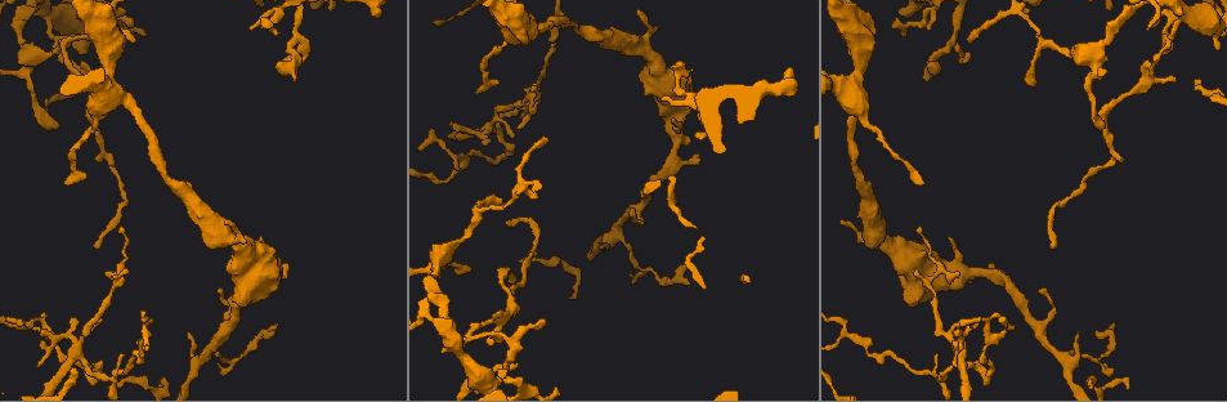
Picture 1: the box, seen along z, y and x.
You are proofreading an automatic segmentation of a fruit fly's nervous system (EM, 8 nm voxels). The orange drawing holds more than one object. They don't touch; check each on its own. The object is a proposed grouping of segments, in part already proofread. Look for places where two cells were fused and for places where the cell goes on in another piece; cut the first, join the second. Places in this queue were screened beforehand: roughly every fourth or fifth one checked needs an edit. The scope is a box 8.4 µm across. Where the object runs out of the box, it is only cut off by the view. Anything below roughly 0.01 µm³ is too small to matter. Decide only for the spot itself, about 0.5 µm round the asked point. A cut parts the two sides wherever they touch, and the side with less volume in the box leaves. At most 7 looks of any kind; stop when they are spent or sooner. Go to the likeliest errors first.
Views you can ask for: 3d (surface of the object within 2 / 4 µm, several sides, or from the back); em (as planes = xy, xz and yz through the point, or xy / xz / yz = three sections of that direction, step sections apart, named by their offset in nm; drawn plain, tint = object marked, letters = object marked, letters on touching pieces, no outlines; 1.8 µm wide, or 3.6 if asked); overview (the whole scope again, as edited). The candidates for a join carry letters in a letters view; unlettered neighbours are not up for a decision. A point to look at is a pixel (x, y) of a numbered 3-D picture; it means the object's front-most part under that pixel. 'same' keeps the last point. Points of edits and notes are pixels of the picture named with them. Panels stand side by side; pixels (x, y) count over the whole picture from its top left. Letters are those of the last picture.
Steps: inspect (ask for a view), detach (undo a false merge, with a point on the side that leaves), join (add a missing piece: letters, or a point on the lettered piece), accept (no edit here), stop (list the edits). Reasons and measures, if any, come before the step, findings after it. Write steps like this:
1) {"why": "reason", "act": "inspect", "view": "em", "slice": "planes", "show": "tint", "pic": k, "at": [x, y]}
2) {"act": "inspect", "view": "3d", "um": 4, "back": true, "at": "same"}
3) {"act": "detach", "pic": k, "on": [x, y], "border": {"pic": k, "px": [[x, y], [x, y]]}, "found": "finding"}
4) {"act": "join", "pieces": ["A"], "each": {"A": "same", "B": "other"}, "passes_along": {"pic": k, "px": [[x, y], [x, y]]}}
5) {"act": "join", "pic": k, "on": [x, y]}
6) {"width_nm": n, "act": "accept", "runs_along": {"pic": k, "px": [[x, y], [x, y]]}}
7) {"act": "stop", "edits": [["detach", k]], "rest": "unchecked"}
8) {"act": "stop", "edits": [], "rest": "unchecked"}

{"why": "thin end", "act": "inspect", "view": "3d", "um": 4, "pic": 1, "at": [927, 80]}

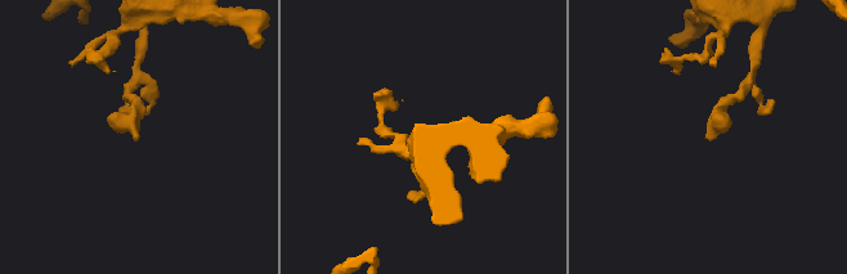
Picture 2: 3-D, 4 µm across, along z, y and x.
{"act": "inspect", "view": "em", "slice": "yz", "step": 16, "show": "tint", "pic": 2, "at": [711, 141]}

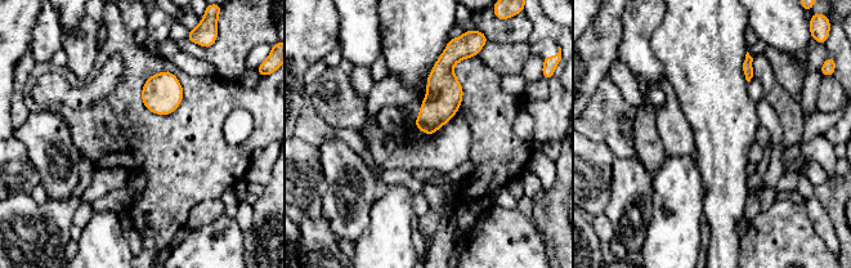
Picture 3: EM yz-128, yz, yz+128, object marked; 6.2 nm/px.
{"why": "another direction", "act": "inspect", "view": "em", "slice": "planes", "show": "letters", "at": "same"}

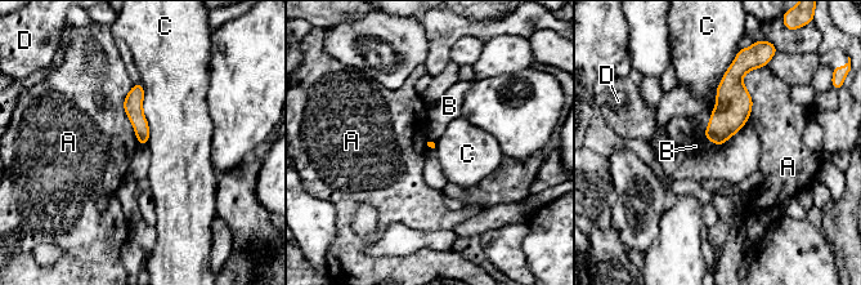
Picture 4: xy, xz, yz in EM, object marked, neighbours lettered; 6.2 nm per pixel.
{"longest_contact_nm": ["C", 500], "act": "accept", "each": {"A": "other", "B": "other", "C": "other", "D": "other"}, "found": "no lettered piece goes on from it"}

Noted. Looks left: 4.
{"why": "small branch off a trunk", "act": "inspect", "view": "3d", "um": 4, "pic": 1, "at": [1183, 16]}

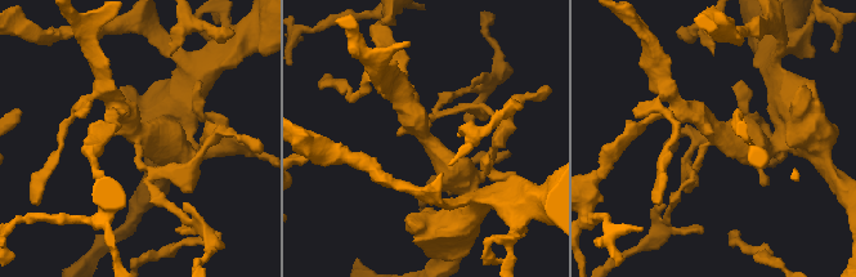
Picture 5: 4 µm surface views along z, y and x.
{"arms": 4, "act": "inspect", "view": "em", "slice": "planes", "show": "tint", "pic": 5, "at": [713, 138]}

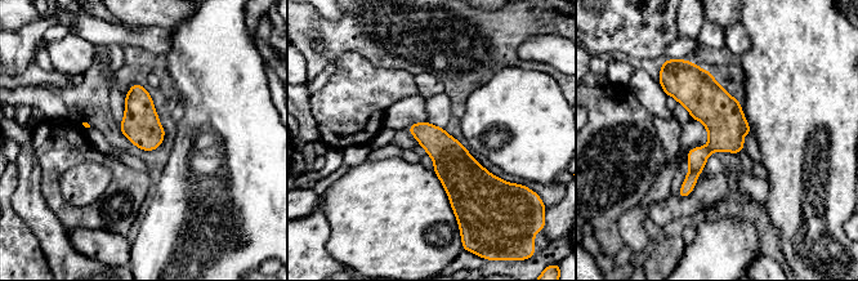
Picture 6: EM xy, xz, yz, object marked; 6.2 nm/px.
{"act": "inspect", "view": "em", "slice": "planes", "show": "letters", "at": "same"}

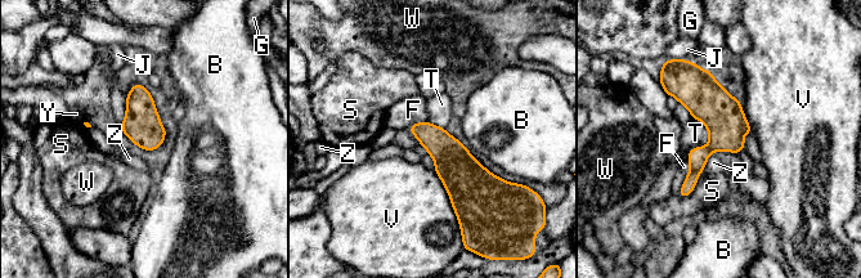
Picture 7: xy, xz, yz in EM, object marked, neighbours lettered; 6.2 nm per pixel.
{"longest_contact_nm": ["V", 360], "act": "accept", "each": {"B": "other", "F": "other", "G": "other", "J": "other", "S": "other", "T": "other", "V": "other", "W": "other", "Y": "other", "Z": "other"}, "border": {"pic": 7, "px": [[693, 117], [705, 126], [708, 139]]}, "found": "one cell here"}

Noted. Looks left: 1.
{"act": "stop", "edits": [], "rest": "unchecked"}

